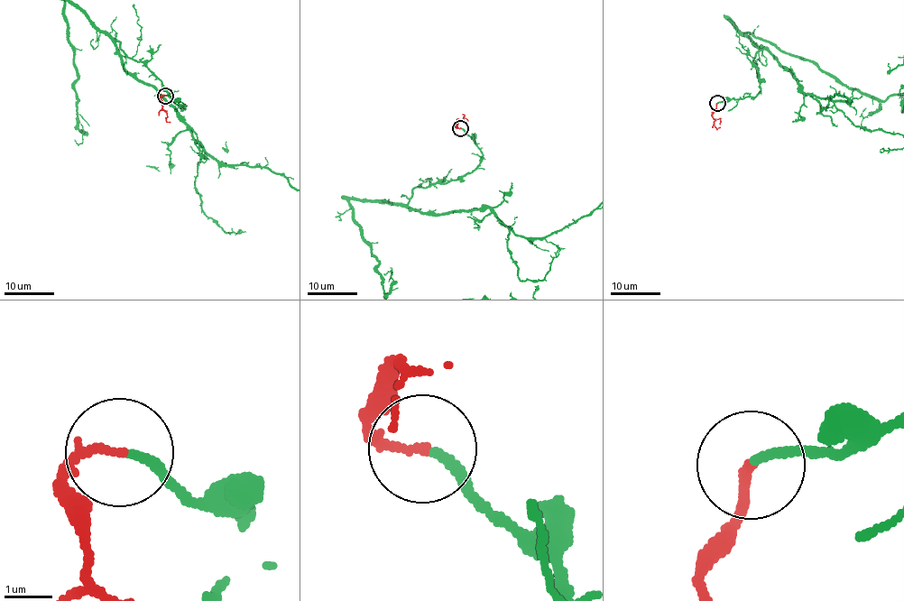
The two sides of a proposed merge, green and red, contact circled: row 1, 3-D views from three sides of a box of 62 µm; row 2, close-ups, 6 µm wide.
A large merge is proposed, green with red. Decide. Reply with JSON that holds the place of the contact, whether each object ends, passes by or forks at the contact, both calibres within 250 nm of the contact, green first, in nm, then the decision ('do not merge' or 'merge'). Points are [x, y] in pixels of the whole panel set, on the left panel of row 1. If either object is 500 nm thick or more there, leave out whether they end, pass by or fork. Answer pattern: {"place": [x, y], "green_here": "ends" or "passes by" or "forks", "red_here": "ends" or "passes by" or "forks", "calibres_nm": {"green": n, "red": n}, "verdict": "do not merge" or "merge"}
{"place": [165, 96], "green_here": "ends", "red_here": "ends", "calibres_nm": {"green": 180, "red": 180}, "verdict": "merge"}

